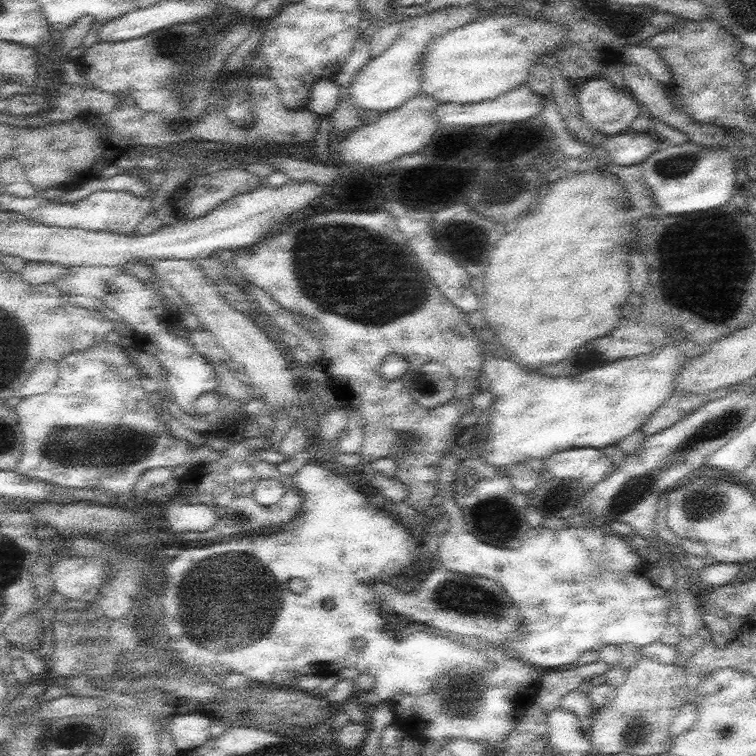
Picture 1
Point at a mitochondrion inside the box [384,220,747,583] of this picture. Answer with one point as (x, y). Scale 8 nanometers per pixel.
(629, 495)

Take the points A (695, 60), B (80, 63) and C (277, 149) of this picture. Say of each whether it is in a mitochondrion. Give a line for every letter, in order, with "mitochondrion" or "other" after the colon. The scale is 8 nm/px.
A: other
B: other
C: other

